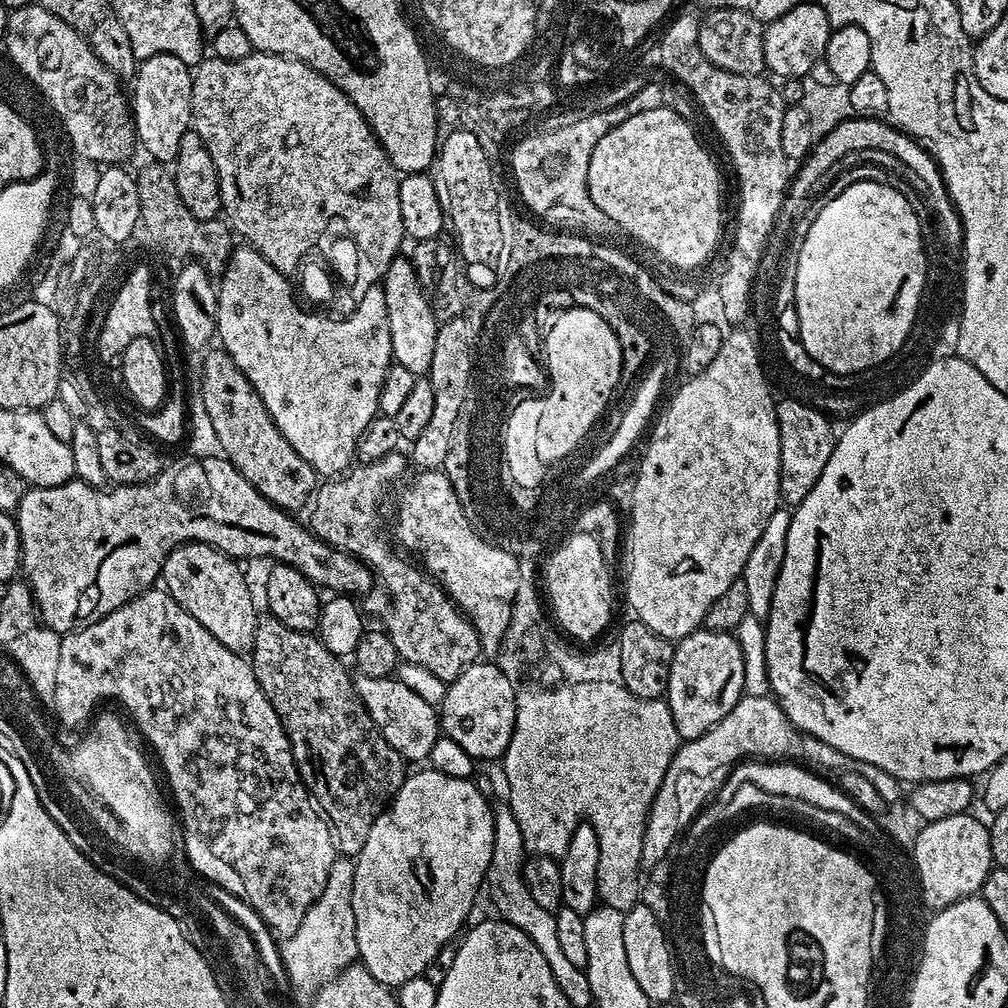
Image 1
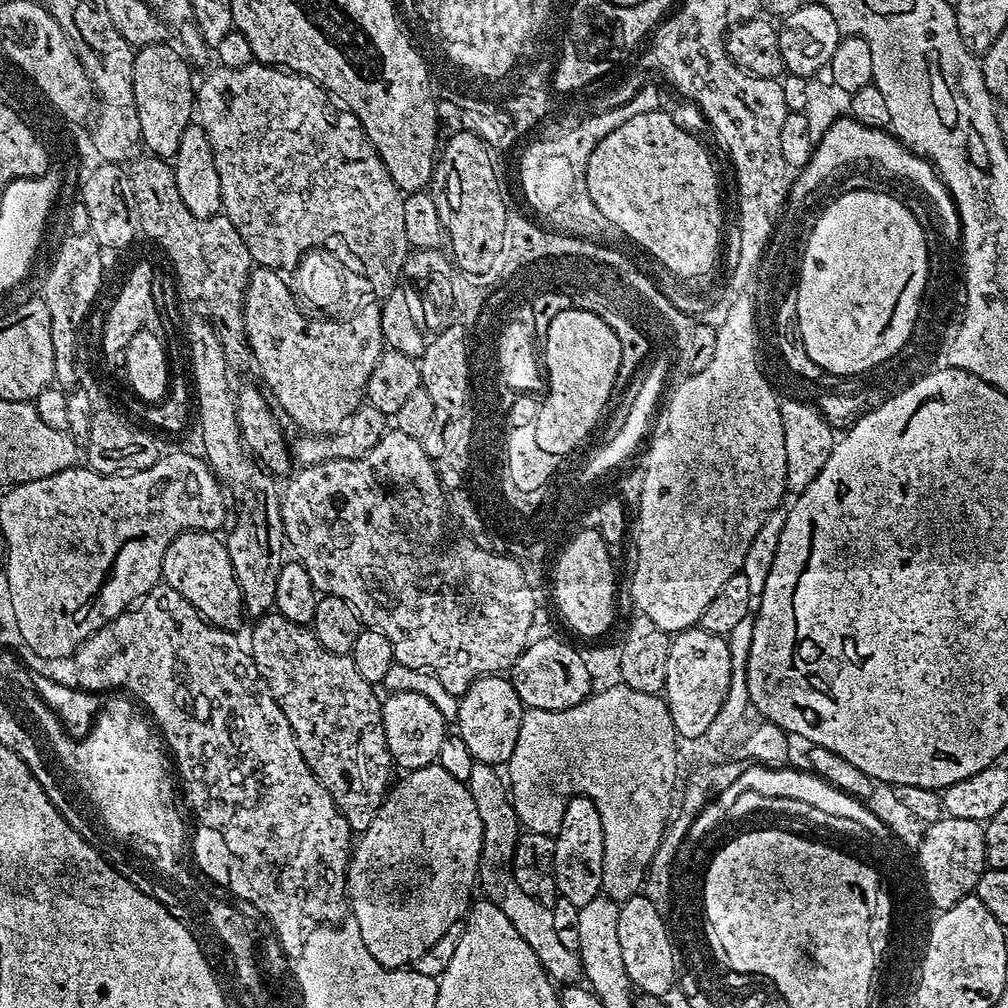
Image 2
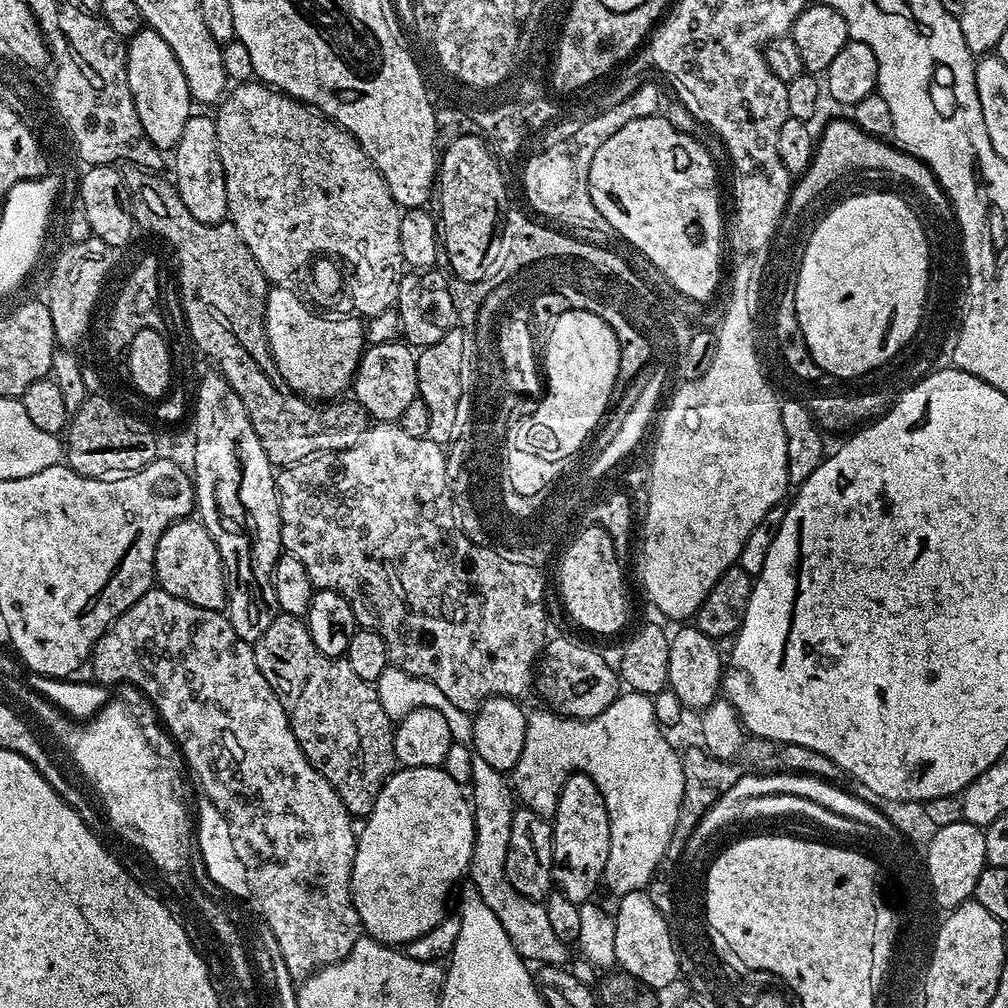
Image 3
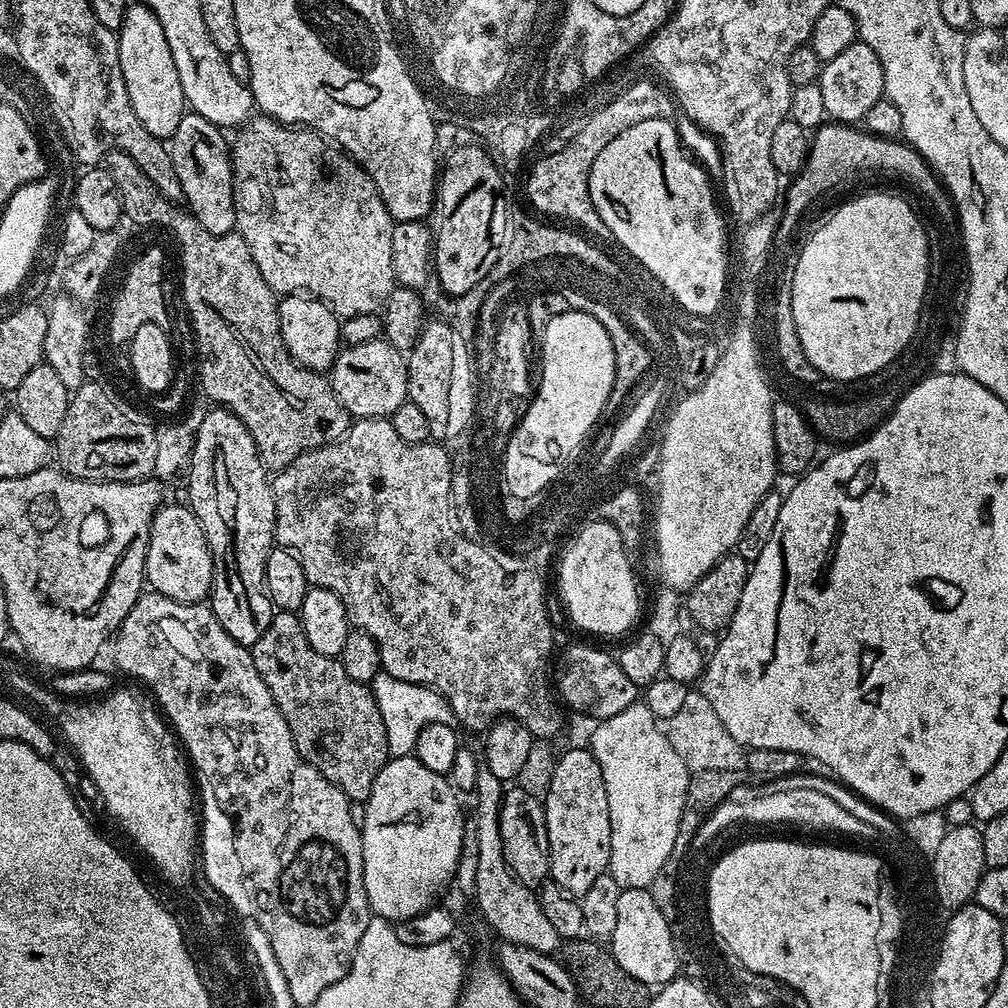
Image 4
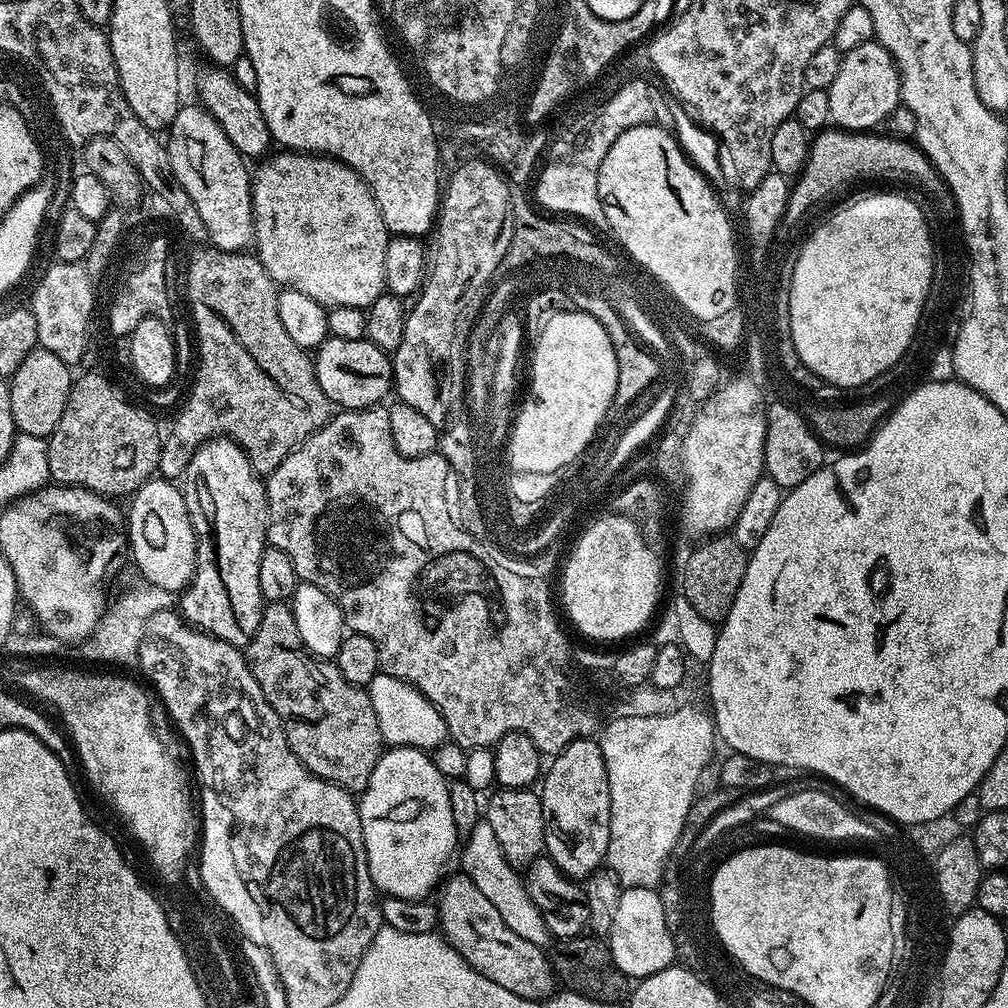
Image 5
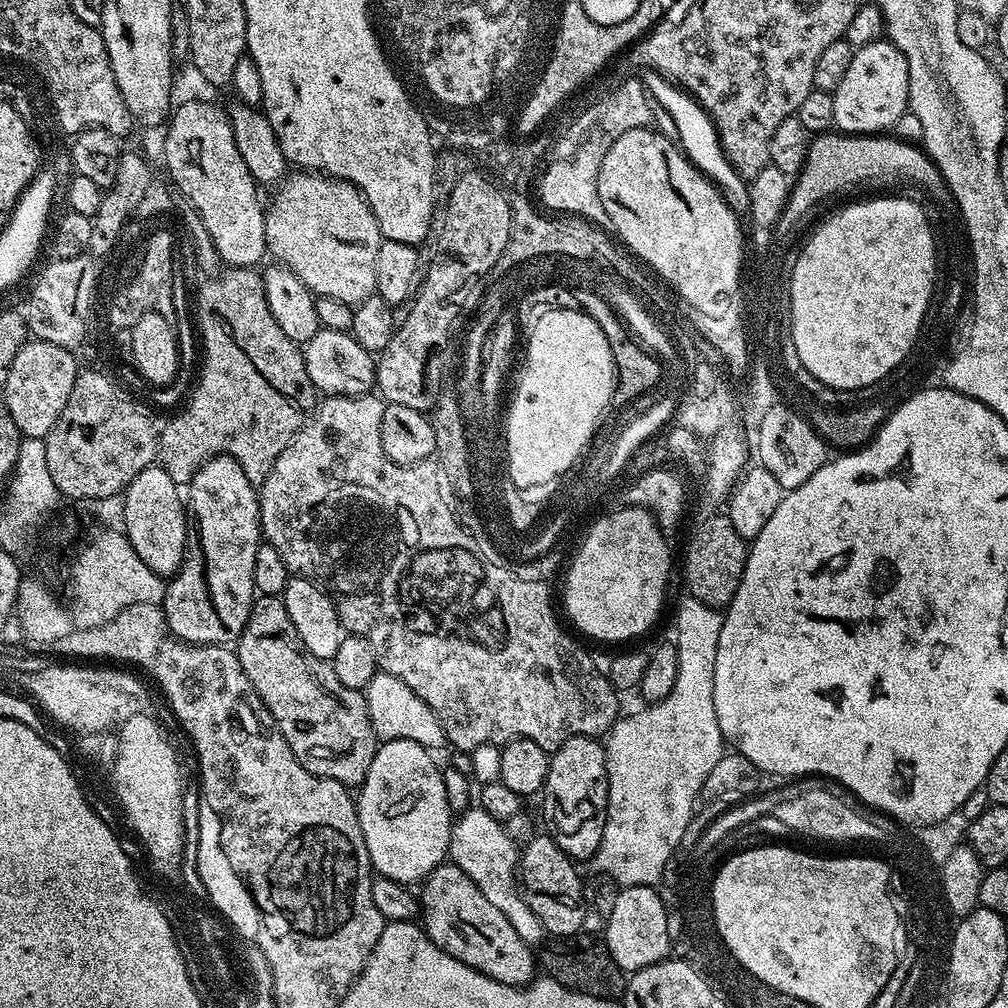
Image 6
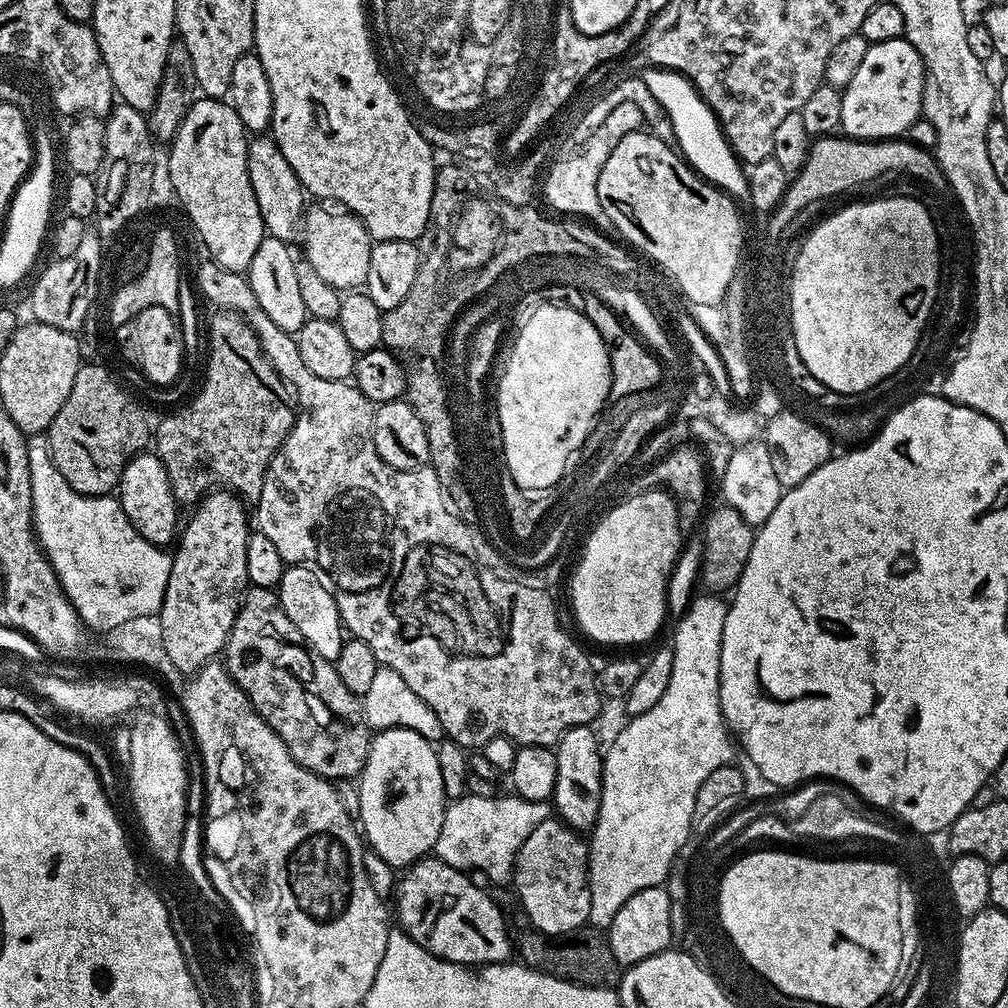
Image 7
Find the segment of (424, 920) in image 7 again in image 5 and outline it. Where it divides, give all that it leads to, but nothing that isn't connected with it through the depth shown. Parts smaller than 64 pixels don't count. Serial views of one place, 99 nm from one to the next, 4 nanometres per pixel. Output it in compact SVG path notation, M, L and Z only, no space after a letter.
M450 876L443 881L444 893L438 899L438 924L444 939L458 950L466 963L478 970L478 974L490 978L490 982L498 982L498 986L506 986L510 994L527 1000L546 1000L553 995L558 981L549 953L534 946L534 942L526 942L526 938L518 938L518 934L502 922L498 909L486 899L486 894L482 894L468 876Z

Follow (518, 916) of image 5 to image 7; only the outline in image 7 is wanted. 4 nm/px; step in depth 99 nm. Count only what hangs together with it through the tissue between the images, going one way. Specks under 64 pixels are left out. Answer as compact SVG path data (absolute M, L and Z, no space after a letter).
M465 794L460 799L453 799L444 809L442 834L438 834L434 849L435 859L461 870L477 868L486 879L507 885L516 866L516 851L522 842L526 842L526 838L530 838L530 830L549 819L554 812L547 800L530 802L515 794L507 795L482 798Z

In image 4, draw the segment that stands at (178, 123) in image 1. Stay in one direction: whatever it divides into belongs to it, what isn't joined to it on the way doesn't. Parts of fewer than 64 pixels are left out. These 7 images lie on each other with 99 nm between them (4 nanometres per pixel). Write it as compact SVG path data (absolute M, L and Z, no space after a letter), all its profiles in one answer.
M142 2L129 3L126 18L118 33L120 45L118 58L122 66L122 78L126 82L126 94L130 94L130 106L138 114L138 122L154 138L171 141L178 122L186 114L182 82L178 82L178 70L174 67L174 57L170 55L170 42L162 30L162 22Z

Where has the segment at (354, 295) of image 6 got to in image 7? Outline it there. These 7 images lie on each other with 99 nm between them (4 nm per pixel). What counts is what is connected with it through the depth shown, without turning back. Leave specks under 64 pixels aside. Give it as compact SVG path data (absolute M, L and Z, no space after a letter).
M309 207L302 221L302 241L304 240L303 259L318 270L323 280L330 286L341 290L360 290L364 288L366 274L370 270L370 250L374 243L372 235L360 221L359 216L344 210L327 212L327 207Z

